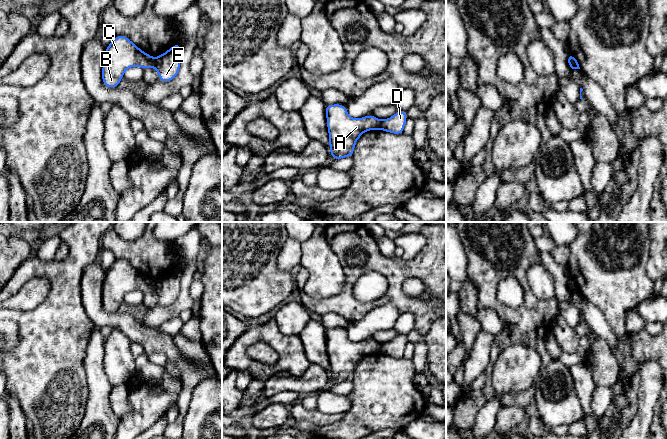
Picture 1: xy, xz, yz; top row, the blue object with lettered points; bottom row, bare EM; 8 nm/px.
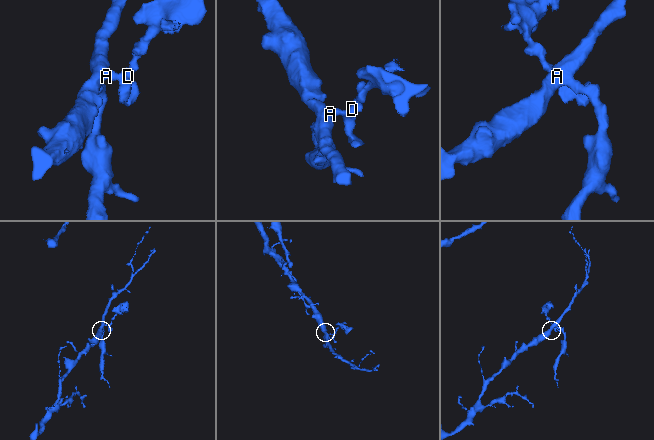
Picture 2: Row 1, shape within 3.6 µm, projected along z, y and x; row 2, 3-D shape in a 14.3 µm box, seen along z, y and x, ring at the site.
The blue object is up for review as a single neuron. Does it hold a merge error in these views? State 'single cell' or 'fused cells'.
fused cells

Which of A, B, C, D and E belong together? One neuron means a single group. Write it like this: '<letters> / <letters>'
A B C / D E

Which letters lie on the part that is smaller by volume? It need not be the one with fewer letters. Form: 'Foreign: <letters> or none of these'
Foreign: D, E

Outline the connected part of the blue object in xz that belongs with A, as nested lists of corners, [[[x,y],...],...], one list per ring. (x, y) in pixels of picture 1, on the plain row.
[[[342,328],[325,329],[330,379],[334,384],[351,381],[359,361],[368,354],[379,353],[381,344],[372,338],[359,343],[350,341]]]

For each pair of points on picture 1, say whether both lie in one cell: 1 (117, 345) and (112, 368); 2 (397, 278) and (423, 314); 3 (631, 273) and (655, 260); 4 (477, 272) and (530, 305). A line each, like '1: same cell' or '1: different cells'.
1: same cell
2: same cell
3: different cells
4: same cell

